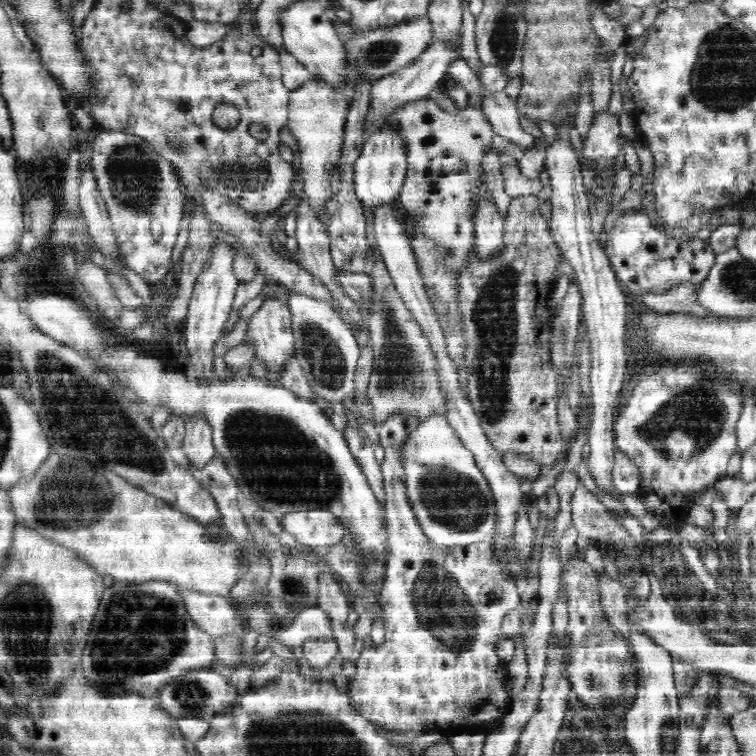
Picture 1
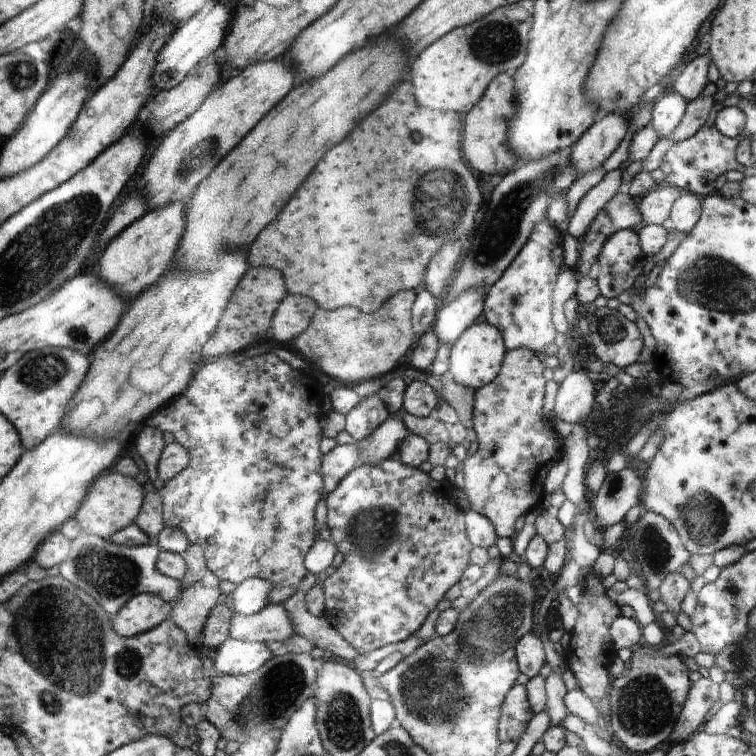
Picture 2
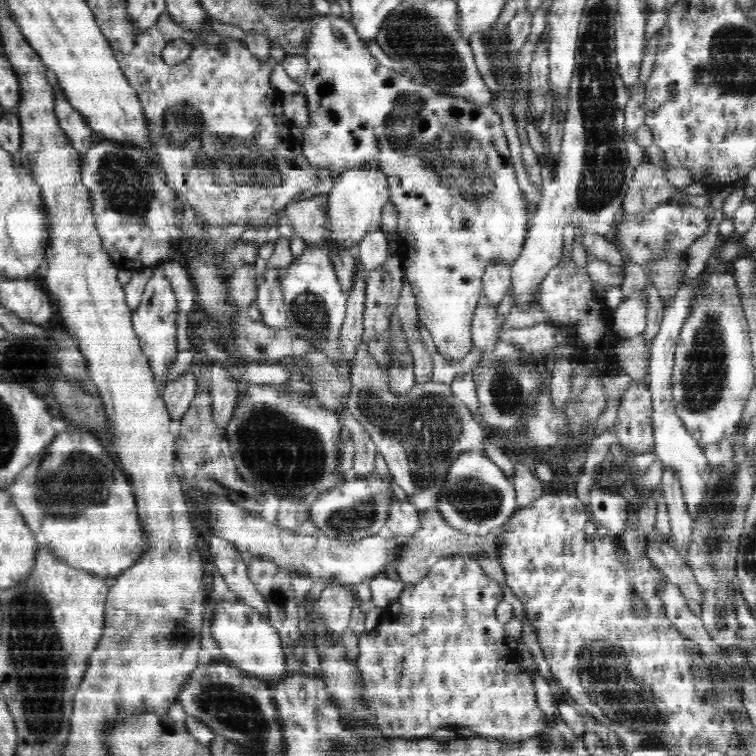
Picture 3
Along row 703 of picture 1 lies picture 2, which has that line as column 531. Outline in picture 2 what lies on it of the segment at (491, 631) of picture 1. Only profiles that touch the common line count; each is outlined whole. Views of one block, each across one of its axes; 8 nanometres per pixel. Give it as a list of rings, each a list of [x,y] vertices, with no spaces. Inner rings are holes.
[[[526,348],[510,349],[508,352],[510,352],[510,356],[506,356],[506,368],[502,368],[502,374],[499,372],[497,379],[490,384],[486,384],[486,388],[476,390],[476,402],[474,402],[474,414],[472,414],[472,418],[474,418],[474,430],[478,434],[478,452],[472,454],[472,456],[468,456],[461,464],[461,468],[464,470],[463,490],[470,501],[471,511],[484,516],[494,526],[497,537],[514,538],[516,535],[516,520],[521,516],[529,514],[530,510],[538,504],[538,500],[542,496],[544,480],[546,480],[550,468],[556,466],[556,464],[548,464],[548,462],[554,462],[554,460],[558,462],[558,452],[556,452],[556,434],[554,434],[552,426],[548,424],[548,420],[544,416],[544,410],[542,410],[544,408],[544,384],[546,384],[546,380],[542,376],[544,374],[544,364],[538,360],[538,356],[534,352],[530,352]]]

